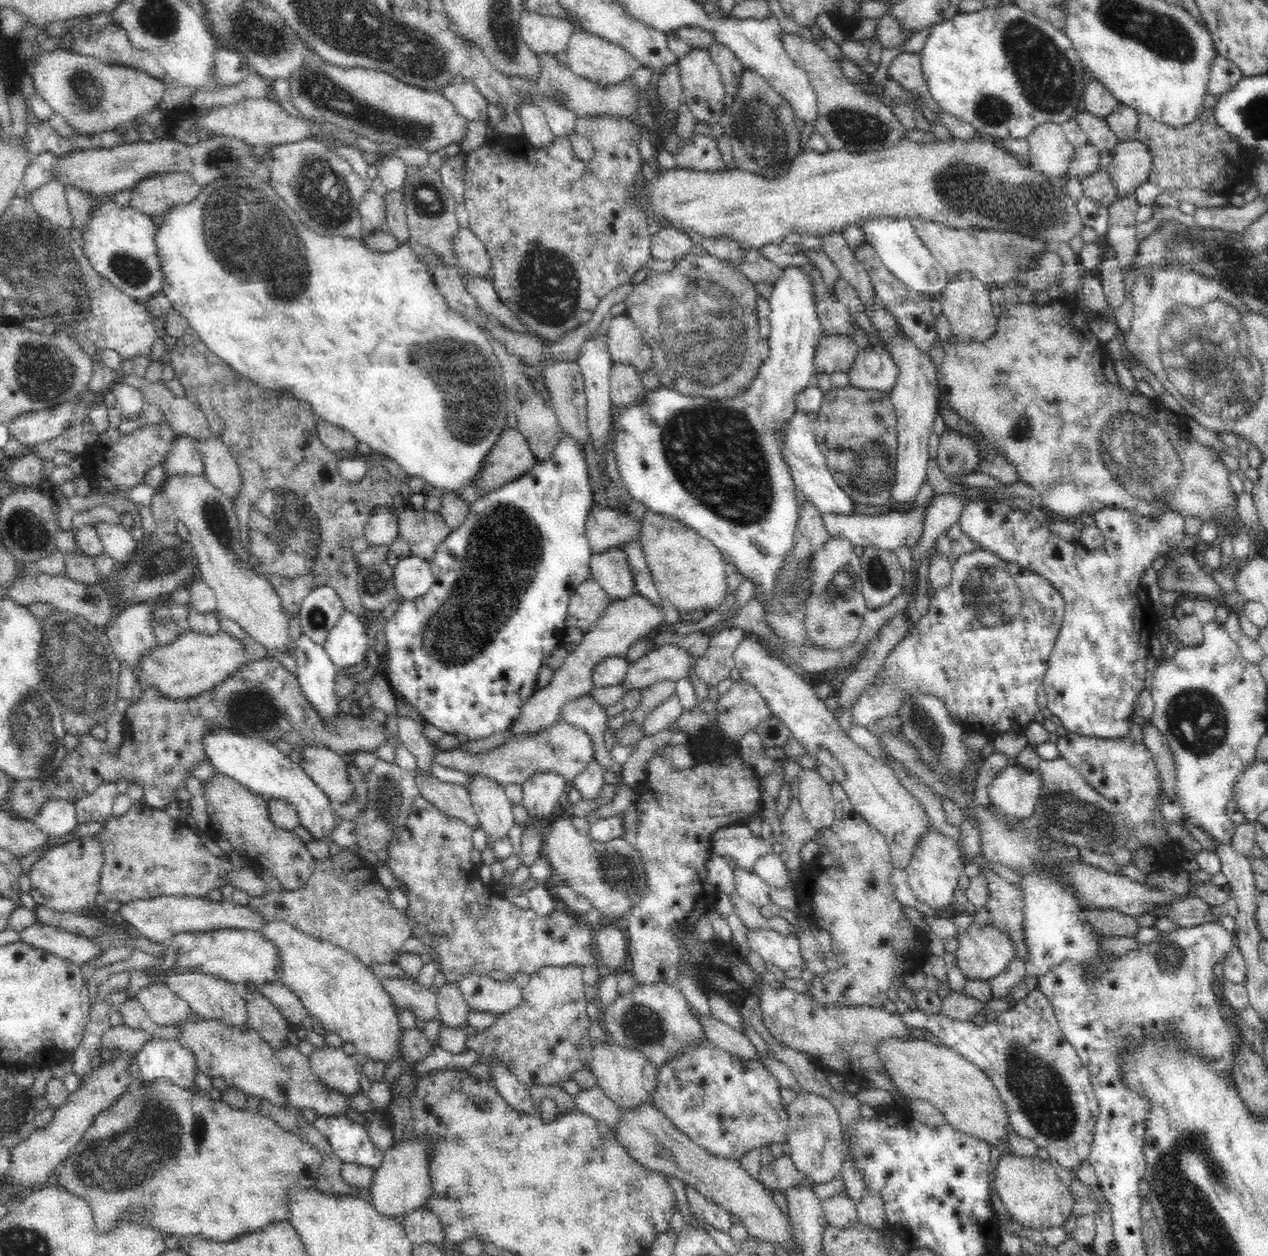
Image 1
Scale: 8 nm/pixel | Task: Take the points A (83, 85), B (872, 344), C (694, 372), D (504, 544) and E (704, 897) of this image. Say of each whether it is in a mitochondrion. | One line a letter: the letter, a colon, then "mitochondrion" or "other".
A: mitochondrion
B: other
C: mitochondrion
D: mitochondrion
E: other

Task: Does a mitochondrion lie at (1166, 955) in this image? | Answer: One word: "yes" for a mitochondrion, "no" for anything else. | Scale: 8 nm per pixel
yes

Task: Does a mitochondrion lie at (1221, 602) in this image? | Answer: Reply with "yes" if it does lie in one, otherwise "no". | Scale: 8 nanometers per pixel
no

